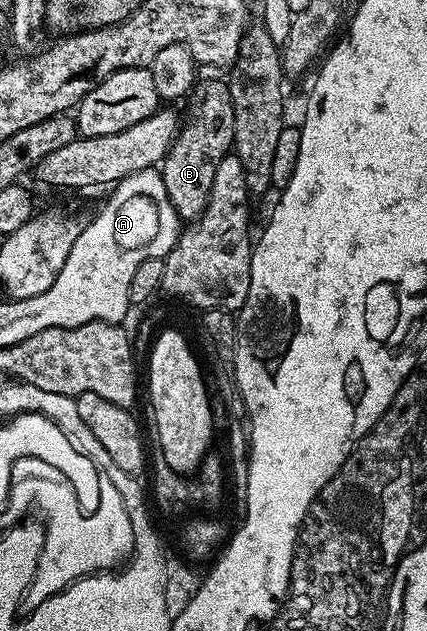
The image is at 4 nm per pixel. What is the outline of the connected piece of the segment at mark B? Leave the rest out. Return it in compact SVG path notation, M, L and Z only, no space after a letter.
M207 79L202 83L203 80L193 91L196 107L191 120L188 123L186 120L180 126L171 152L161 163L165 191L169 193L169 201L173 201L173 209L183 221L198 219L207 208L217 165L221 165L226 155L232 154L235 145L235 118L230 86L219 79Z

